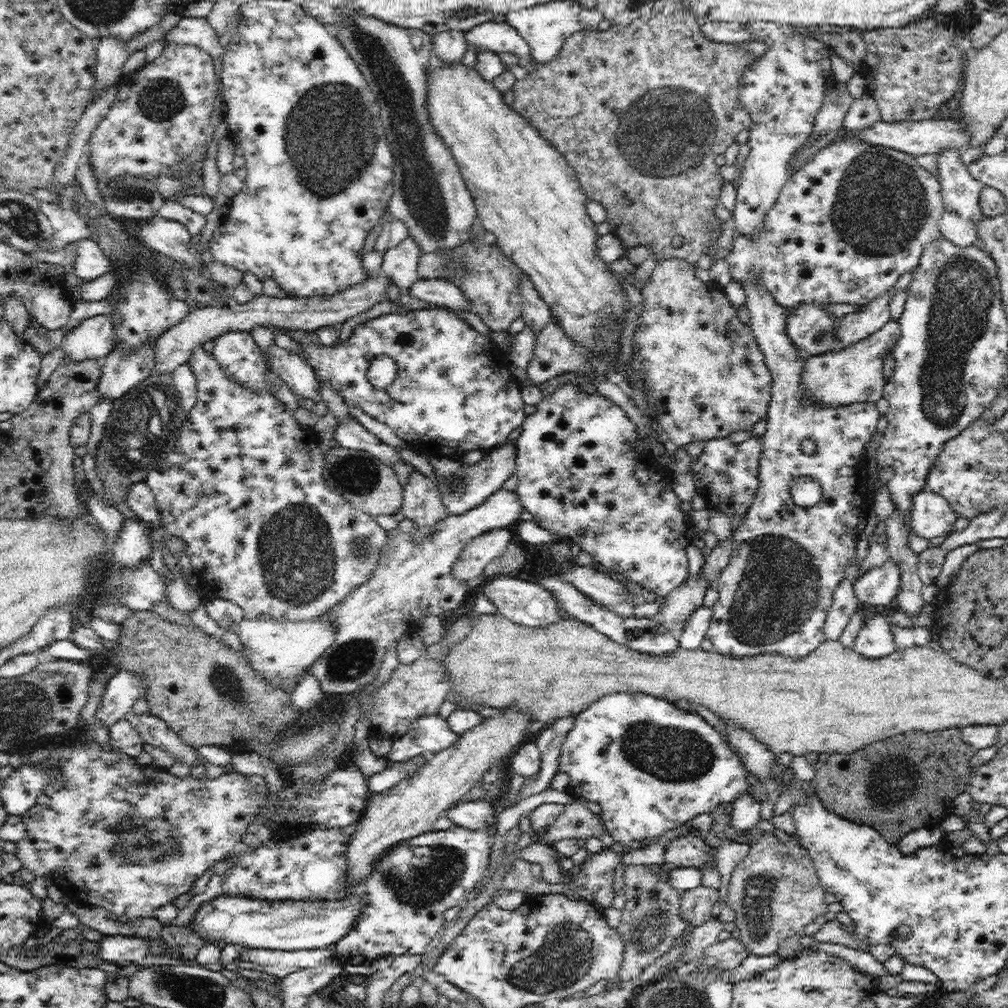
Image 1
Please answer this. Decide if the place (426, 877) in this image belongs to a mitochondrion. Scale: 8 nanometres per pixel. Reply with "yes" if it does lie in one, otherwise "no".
yes

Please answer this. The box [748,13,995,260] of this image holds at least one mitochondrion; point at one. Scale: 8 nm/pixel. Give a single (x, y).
(884, 208)

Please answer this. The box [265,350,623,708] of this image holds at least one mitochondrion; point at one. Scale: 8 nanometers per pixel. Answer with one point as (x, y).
(354, 658)

